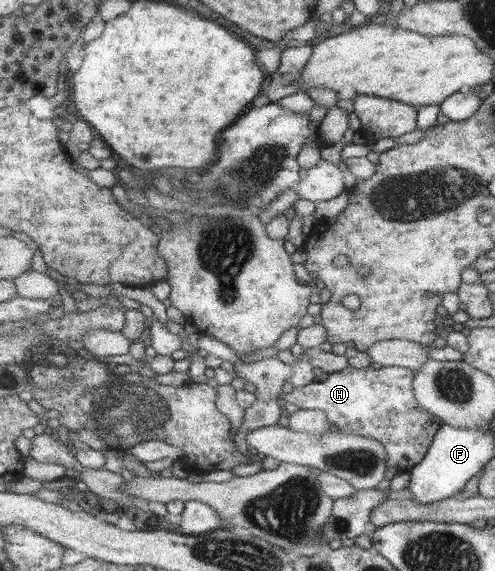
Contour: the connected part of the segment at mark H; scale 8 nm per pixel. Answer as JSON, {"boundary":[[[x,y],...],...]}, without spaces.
{"boundary":[[[348,366],[344,370],[315,380],[308,386],[293,388],[291,392],[283,395],[283,402],[295,404],[299,409],[324,411],[334,429],[342,433],[376,439],[386,449],[388,468],[410,472],[424,460],[436,434],[445,425],[439,416],[424,408],[415,397],[416,375],[417,371],[399,366],[382,367],[378,370],[370,366],[362,369]]]}

